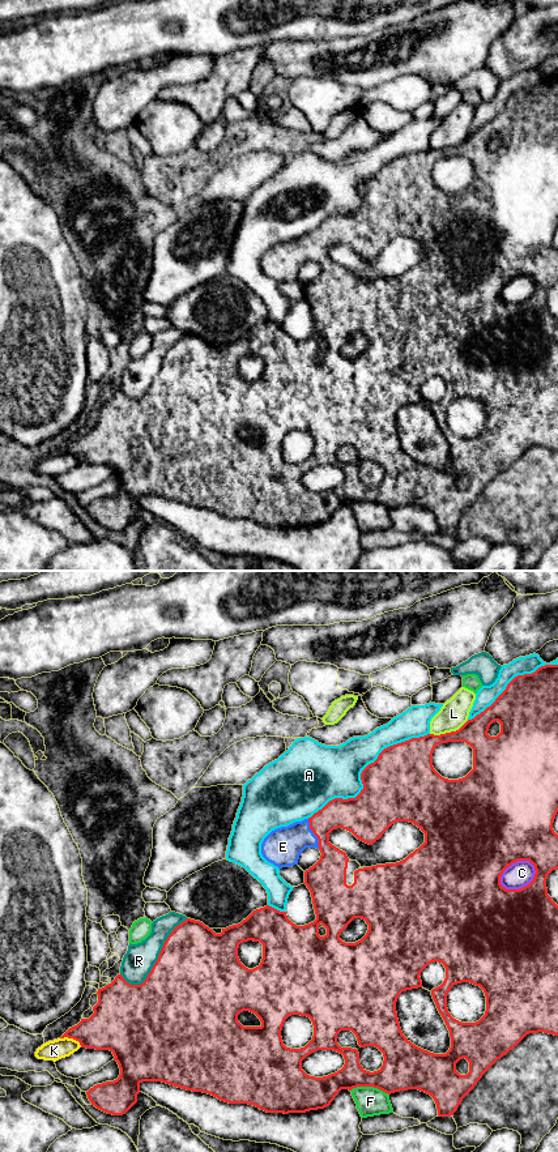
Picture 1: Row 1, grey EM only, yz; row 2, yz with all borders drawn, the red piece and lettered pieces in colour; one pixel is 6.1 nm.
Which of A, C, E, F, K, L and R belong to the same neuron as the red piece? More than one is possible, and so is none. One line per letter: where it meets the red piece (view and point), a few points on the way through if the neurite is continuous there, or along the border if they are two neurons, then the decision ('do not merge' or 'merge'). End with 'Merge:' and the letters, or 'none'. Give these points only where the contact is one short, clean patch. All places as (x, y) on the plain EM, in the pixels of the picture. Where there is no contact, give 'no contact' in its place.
A: yz (361, 188) | do not merge
C: yz (523, 302) | do not merge
E: yz (314, 248) | merge
F: yz (370, 500) | do not merge
K: yz (72, 452) | do not merge
L: yz (448, 148) | do not merge
R: yz (158, 374) | do not merge
Merge: E

